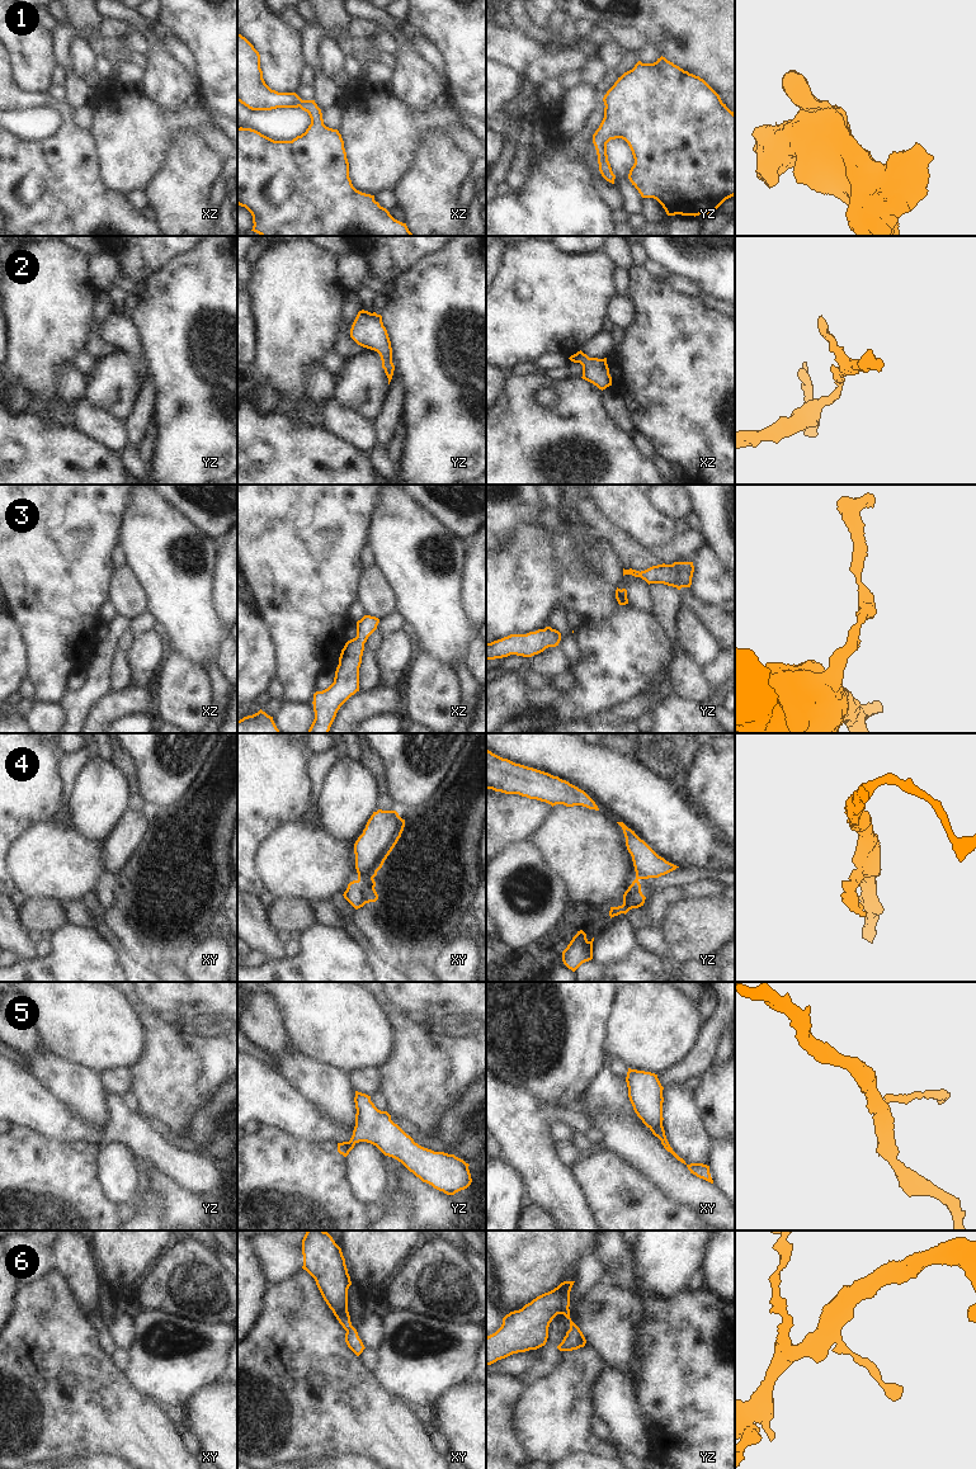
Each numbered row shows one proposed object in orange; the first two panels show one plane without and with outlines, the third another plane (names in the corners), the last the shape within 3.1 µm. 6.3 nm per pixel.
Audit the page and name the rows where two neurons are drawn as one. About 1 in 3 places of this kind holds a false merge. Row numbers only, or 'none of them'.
4

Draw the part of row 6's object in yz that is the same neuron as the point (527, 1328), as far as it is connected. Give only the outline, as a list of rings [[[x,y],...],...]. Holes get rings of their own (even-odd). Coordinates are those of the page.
[[[564,1281],[553,1290],[537,1296],[522,1309],[506,1314],[503,1318],[501,1327],[486,1337],[486,1365],[513,1354],[544,1346],[550,1323],[557,1314],[564,1314],[570,1321],[570,1329],[557,1348],[572,1351],[584,1347],[586,1340],[570,1318],[570,1291],[574,1283]]]

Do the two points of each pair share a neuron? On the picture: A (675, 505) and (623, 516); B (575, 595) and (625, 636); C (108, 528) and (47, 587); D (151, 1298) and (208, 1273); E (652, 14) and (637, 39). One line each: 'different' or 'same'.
A: different
B: same
C: same
D: same
E: different

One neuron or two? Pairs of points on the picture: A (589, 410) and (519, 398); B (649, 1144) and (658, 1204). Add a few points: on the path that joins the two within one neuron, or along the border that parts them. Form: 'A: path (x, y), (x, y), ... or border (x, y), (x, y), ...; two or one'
A: path (571, 410), (555, 414), (537, 414); one
B: border (631, 1163), (669, 1198), (677, 1201); two

